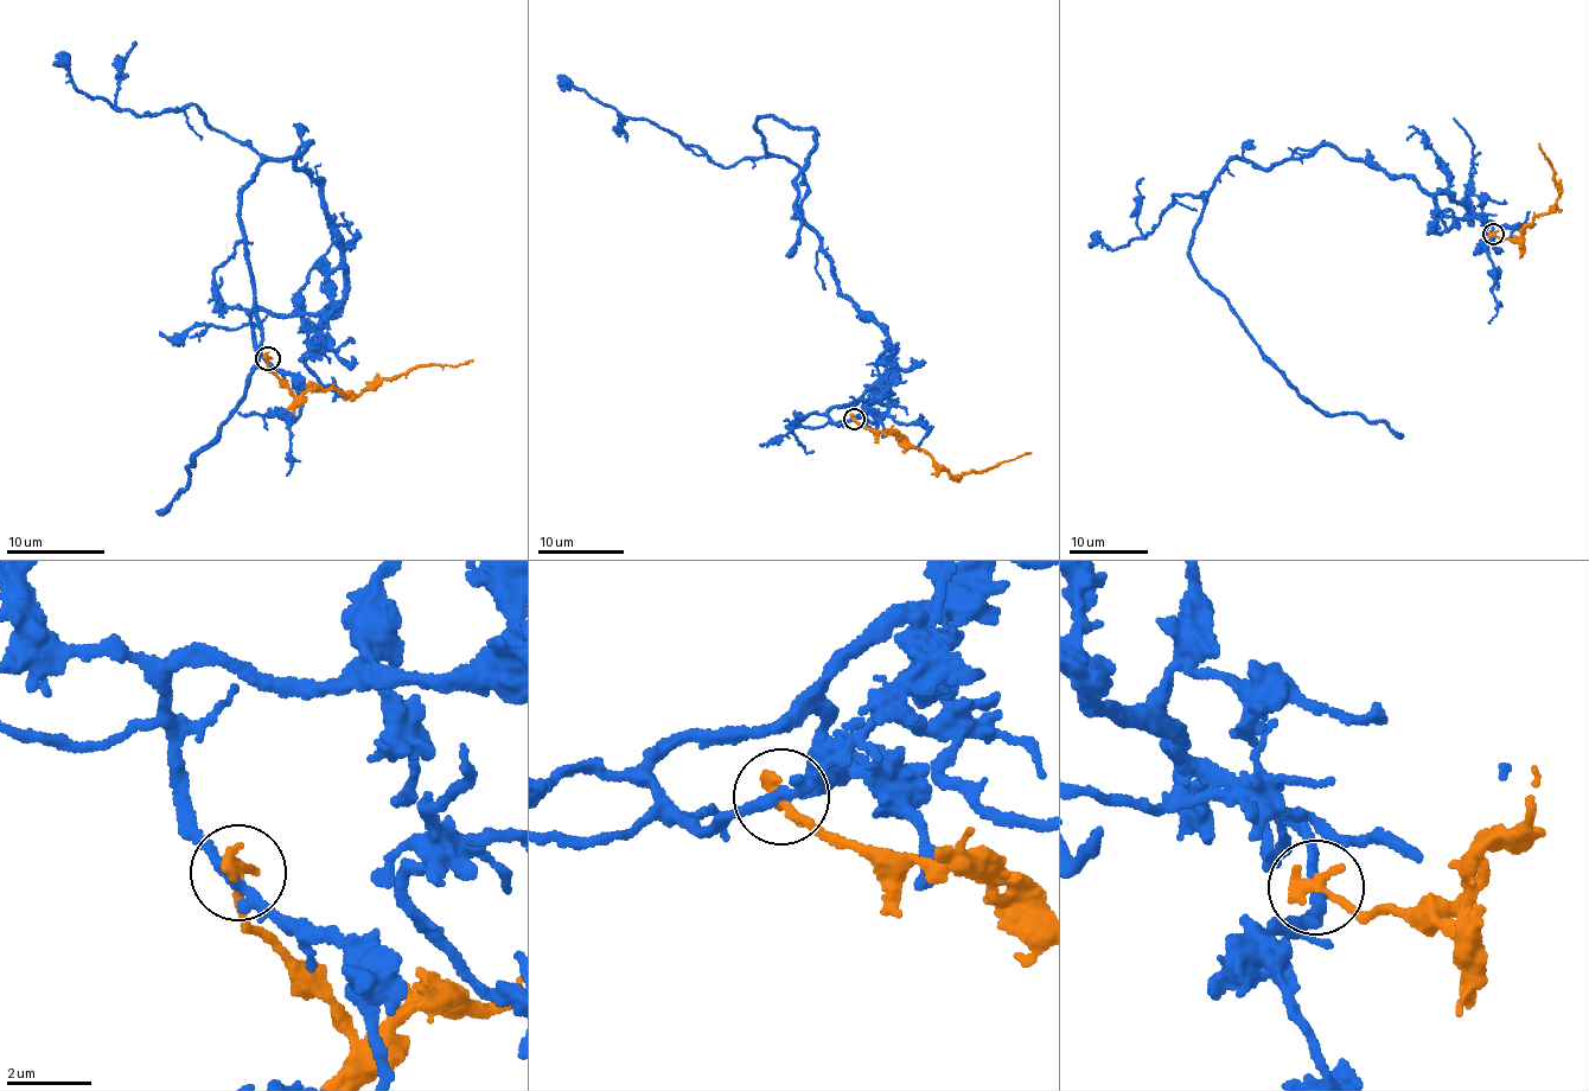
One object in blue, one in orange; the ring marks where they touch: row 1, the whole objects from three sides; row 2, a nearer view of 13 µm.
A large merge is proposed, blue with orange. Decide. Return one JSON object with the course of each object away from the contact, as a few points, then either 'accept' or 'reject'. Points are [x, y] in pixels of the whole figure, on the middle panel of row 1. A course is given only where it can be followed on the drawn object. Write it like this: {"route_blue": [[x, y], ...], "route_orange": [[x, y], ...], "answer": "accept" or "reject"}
{"route_blue": [[854, 419], [829, 410], [888, 375], [887, 327], [841, 293], [760, 114], [817, 135], [790, 257]], "route_orange": [[854, 419], [862, 425], [894, 434], [903, 444], [925, 450], [958, 476], [983, 472], [1032, 453]], "answer": "reject"}

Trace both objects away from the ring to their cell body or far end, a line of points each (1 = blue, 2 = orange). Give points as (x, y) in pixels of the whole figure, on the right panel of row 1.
1: (1492, 234), (1468, 204), (1320, 144), (1264, 168), (1231, 159), (1207, 195), (1198, 275), (1321, 413), (1404, 436)
2: (1492, 234), (1520, 242), (1535, 216), (1544, 214), (1559, 197), (1554, 167), (1539, 144)

